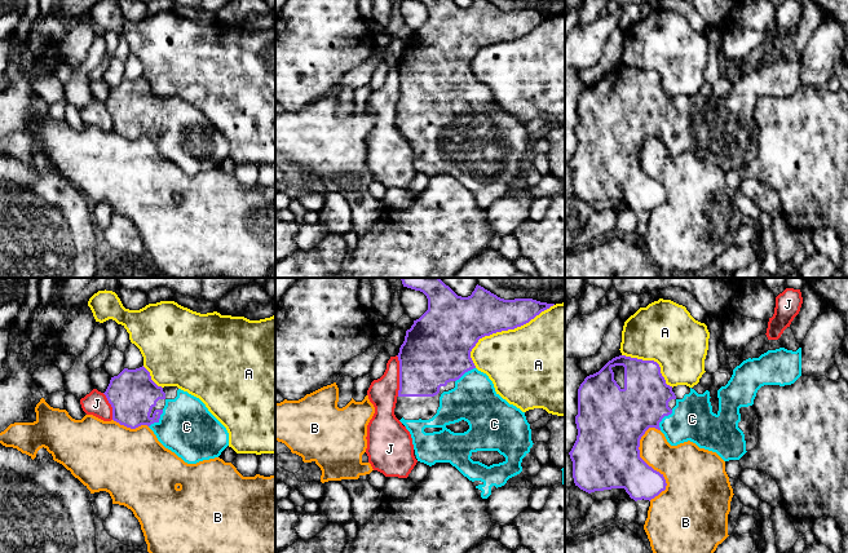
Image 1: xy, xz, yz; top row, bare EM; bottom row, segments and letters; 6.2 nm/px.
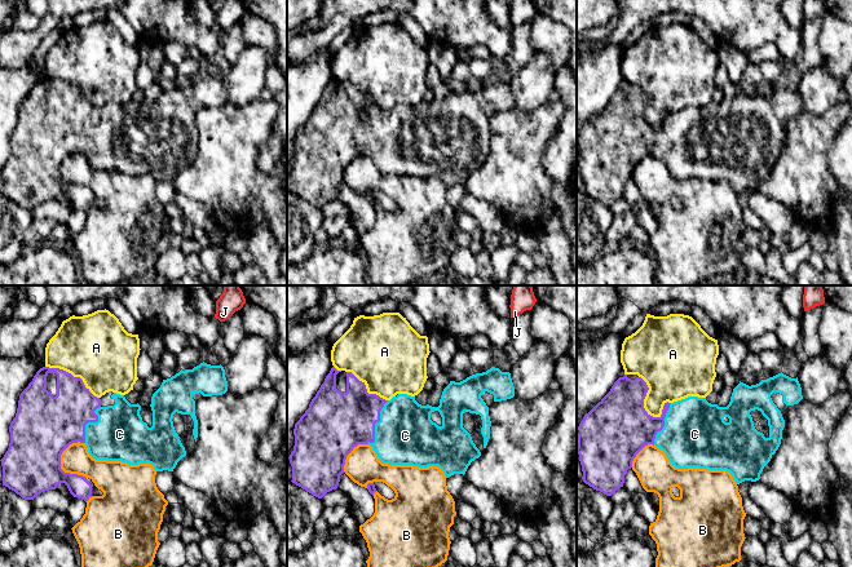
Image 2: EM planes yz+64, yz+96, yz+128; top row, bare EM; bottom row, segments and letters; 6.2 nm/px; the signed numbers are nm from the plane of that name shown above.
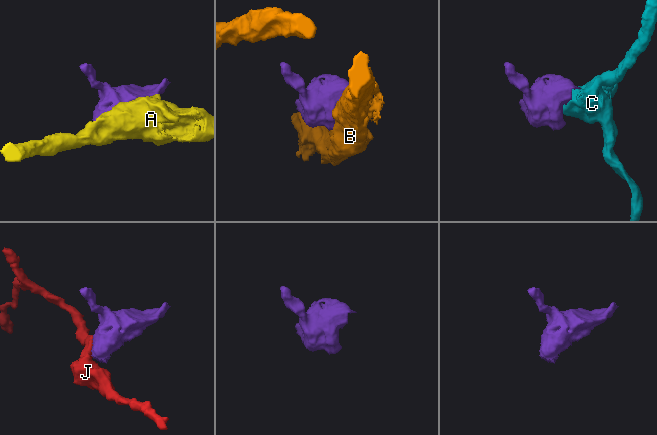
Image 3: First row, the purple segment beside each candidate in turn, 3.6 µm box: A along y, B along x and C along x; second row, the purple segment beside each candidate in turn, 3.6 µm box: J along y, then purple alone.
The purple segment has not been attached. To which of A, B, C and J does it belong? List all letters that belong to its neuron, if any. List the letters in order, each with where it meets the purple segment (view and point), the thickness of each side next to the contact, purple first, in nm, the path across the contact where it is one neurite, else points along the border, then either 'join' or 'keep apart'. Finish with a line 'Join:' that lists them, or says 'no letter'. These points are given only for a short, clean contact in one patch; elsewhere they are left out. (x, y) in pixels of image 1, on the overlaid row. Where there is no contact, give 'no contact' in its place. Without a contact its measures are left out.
A: meets purple in xz at (502, 330); 300 nm thick on the purple side, 460 nm on the other; keep apart
B: meets purple in yz at (648, 465); 380 nm thick on the purple side, 300 nm on the other; keep apart
C: meets purple in yz at (662, 417); 340 nm thick on the purple side, 260 nm on the other; join
J: meets purple in xz at (400, 376); 400 nm thick on the purple side, 180 nm on the other; border along xz (396, 355), (398, 361), (398, 396); keep apart
Join: C

